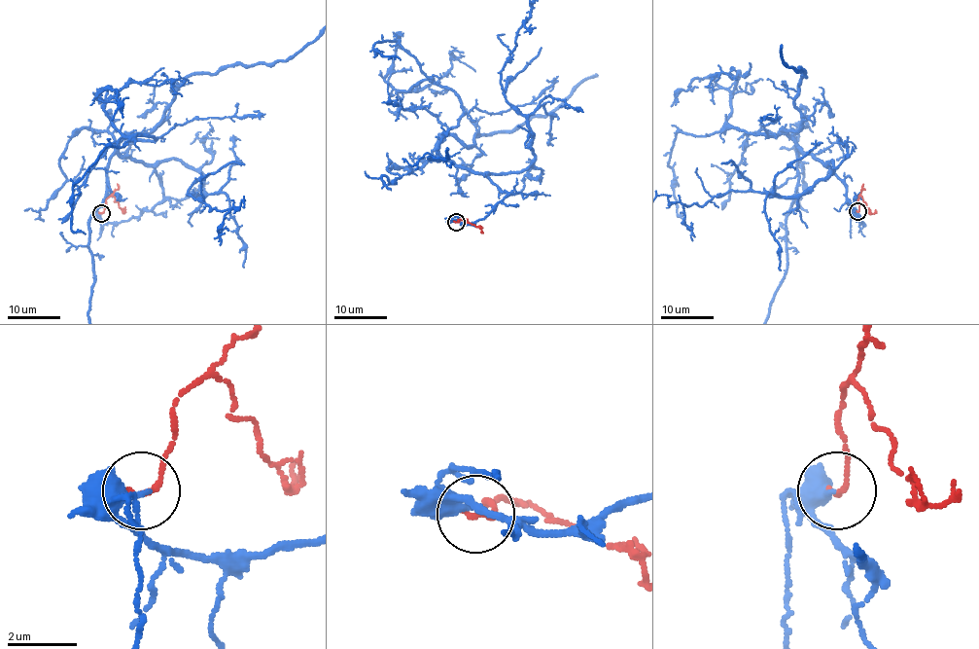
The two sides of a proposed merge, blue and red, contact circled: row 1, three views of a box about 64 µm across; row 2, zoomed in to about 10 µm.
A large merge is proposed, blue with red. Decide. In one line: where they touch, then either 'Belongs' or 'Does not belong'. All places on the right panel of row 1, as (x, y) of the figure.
Place: (857, 211). Belongs

